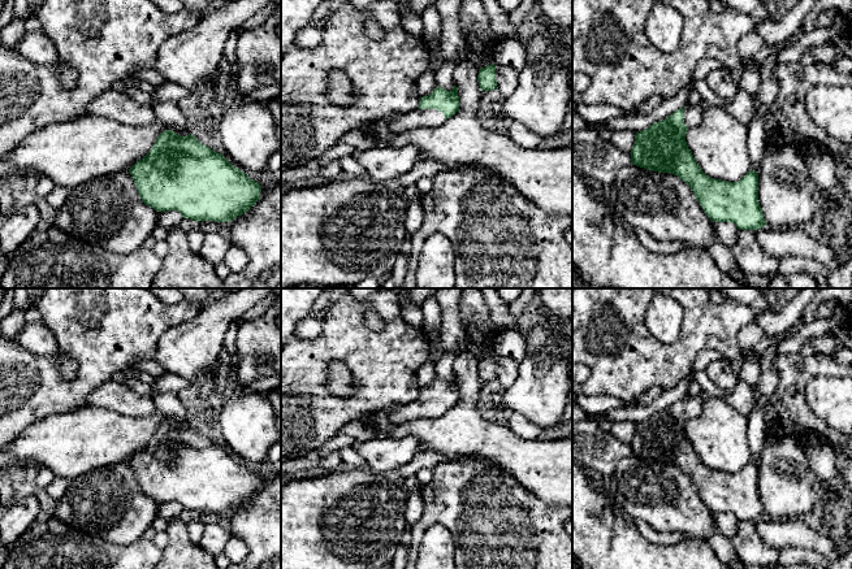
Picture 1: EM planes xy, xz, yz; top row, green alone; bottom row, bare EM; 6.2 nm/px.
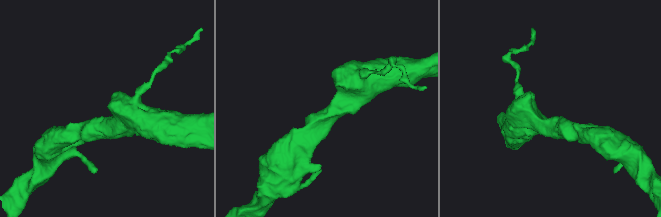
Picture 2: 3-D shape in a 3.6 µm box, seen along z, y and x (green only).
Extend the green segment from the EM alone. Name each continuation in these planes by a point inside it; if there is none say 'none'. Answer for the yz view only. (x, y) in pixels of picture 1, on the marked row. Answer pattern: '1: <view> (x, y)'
1: yz (692, 113)

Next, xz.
1: xz (418, 118)

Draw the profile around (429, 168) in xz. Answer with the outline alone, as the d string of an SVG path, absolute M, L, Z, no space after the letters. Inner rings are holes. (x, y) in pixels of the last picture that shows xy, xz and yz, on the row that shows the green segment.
M428 158L424 161L419 161L408 171L395 179L399 182L401 190L403 190L408 186L415 184L424 177L433 178L442 170L444 165L440 161L437 161L436 158Z

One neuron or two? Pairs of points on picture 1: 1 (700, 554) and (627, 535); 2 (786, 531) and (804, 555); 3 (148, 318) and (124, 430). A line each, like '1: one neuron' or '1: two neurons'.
1: one neuron
2: two neurons
3: two neurons

